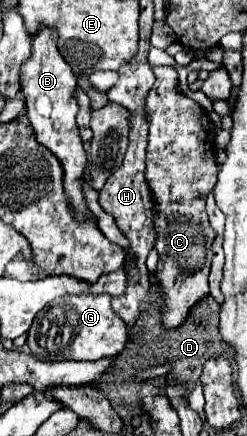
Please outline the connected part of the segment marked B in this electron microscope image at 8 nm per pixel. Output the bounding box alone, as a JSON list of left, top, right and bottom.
[21,28,93,220]

